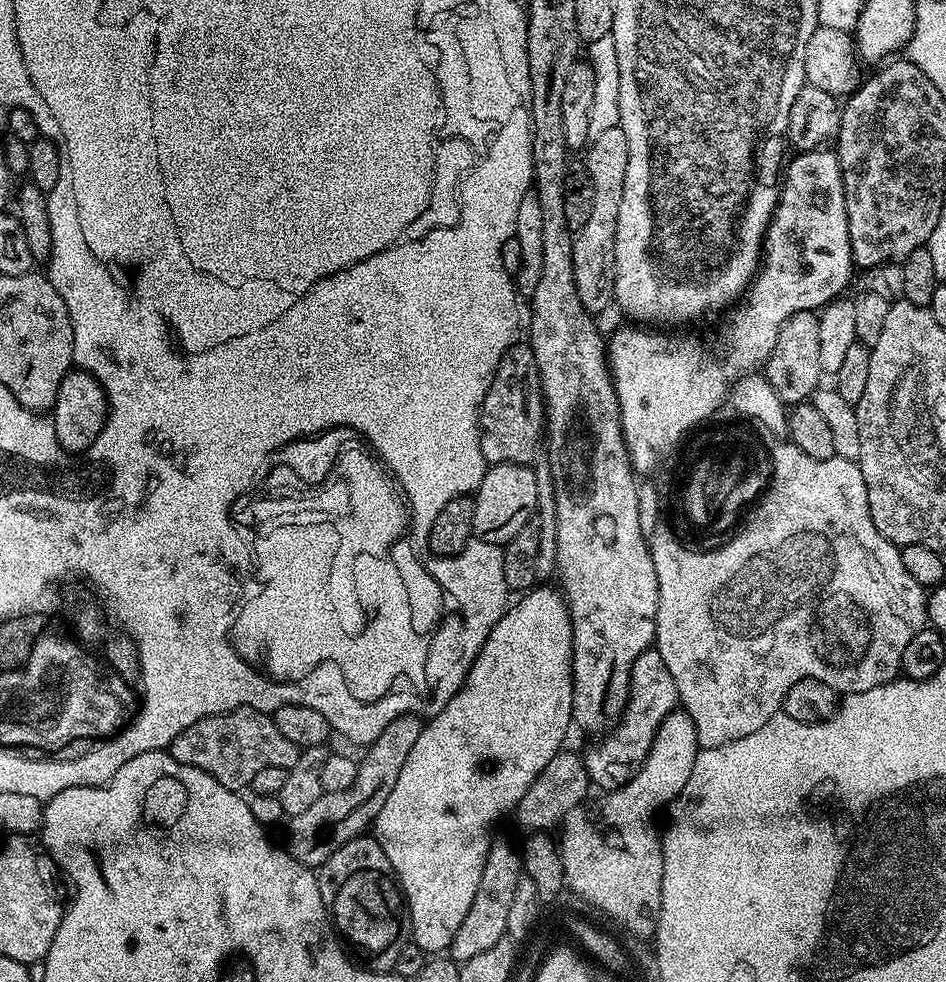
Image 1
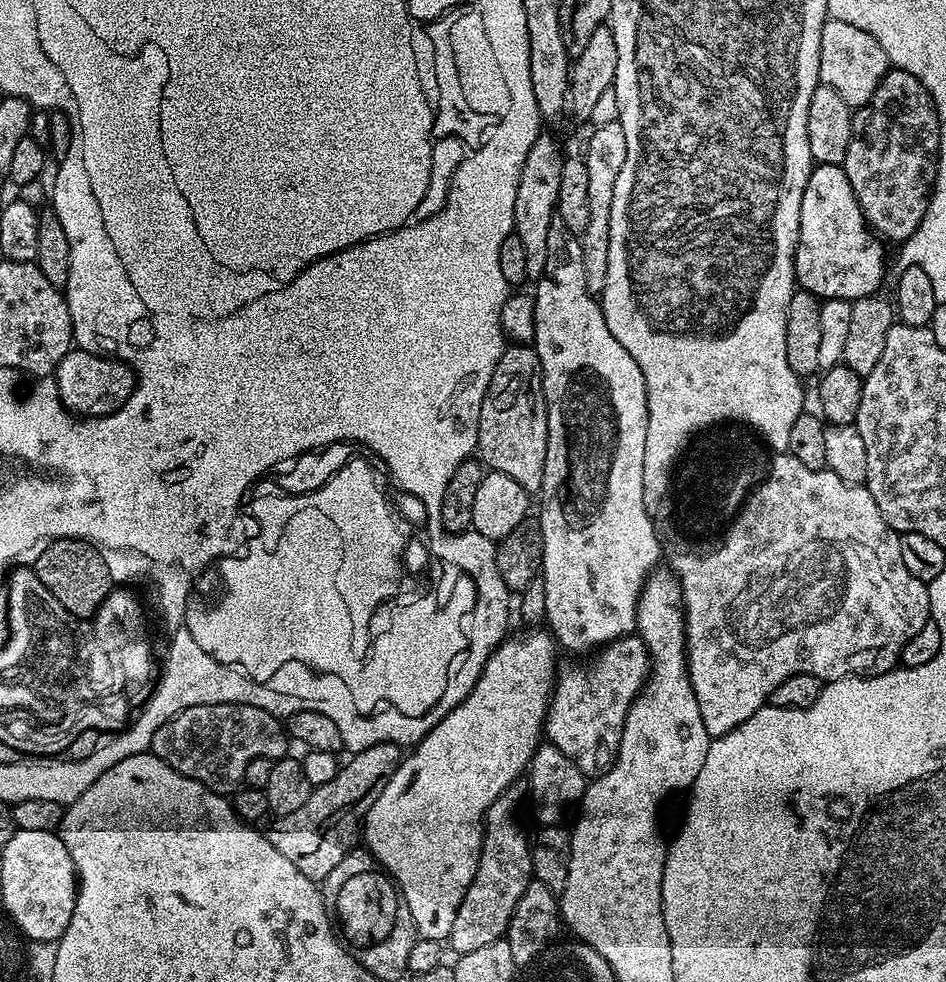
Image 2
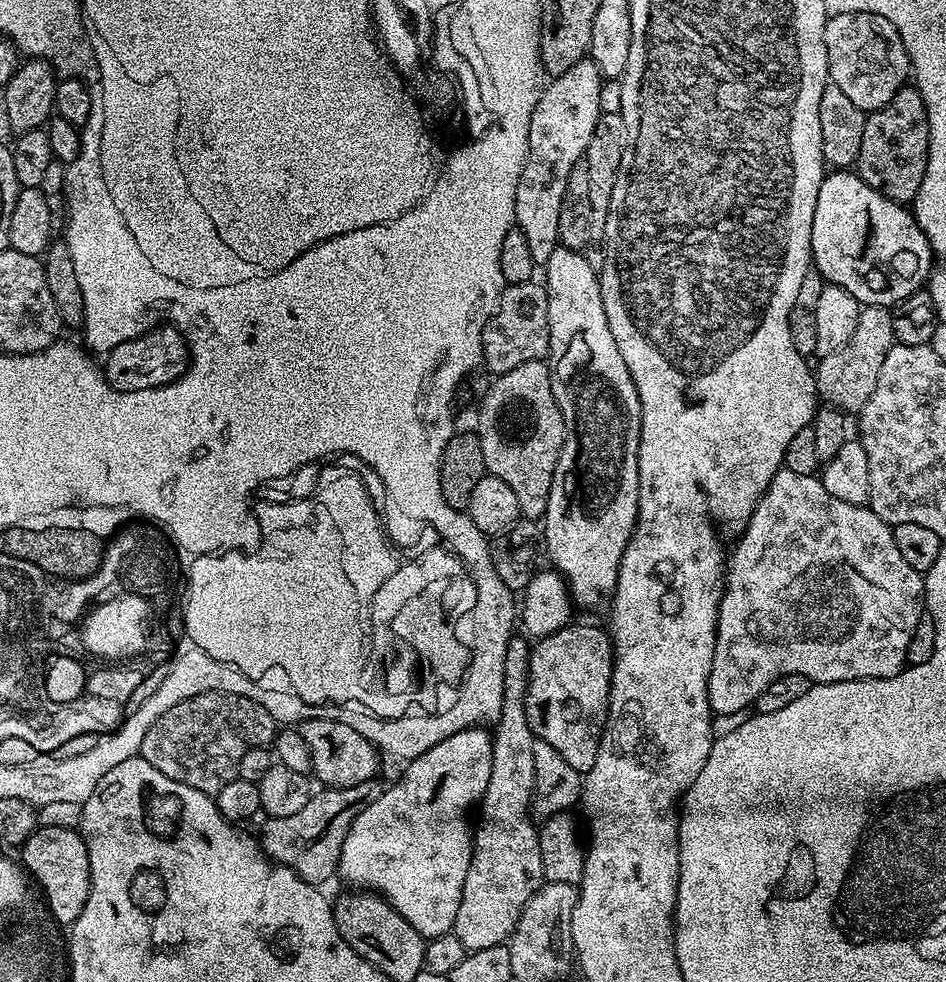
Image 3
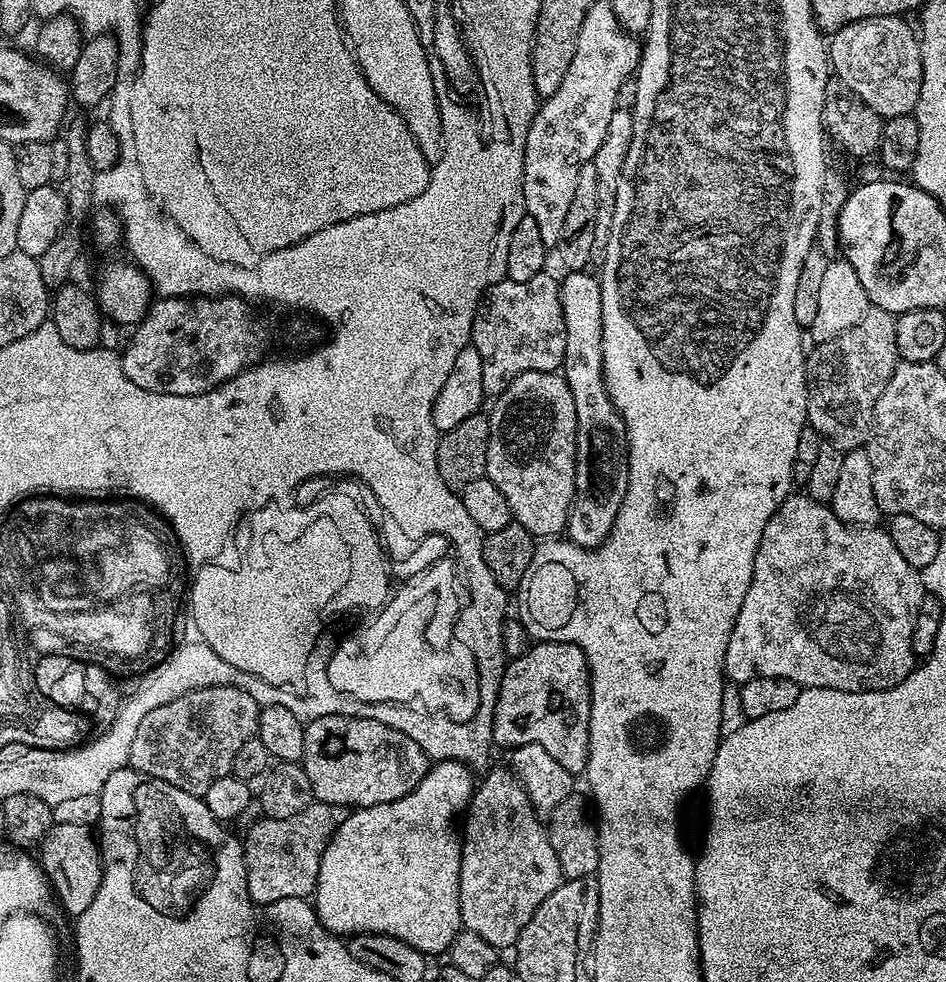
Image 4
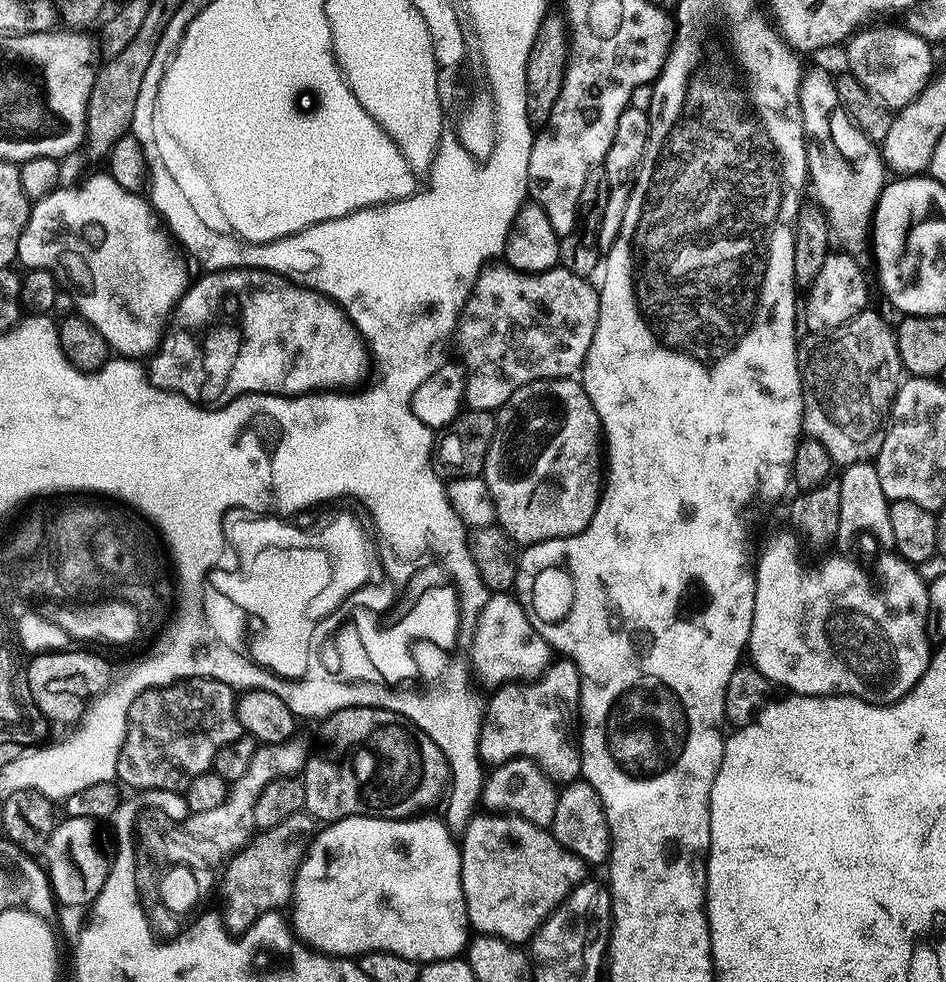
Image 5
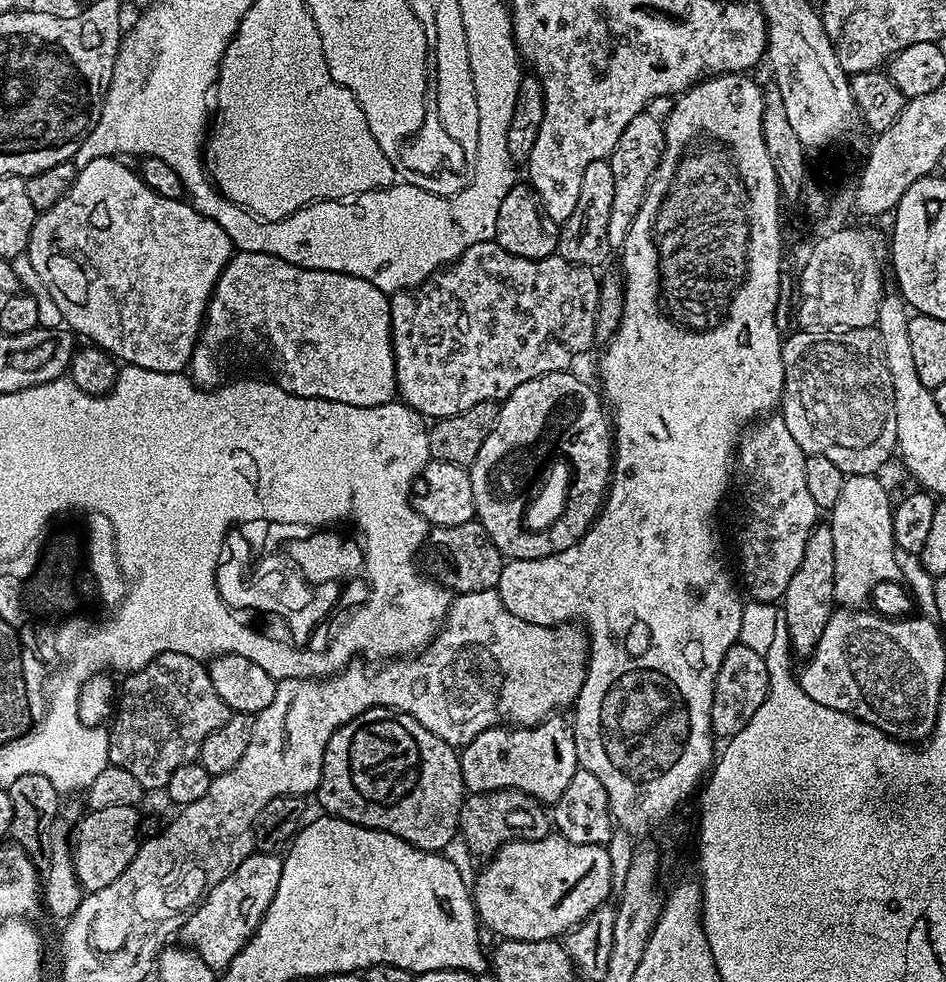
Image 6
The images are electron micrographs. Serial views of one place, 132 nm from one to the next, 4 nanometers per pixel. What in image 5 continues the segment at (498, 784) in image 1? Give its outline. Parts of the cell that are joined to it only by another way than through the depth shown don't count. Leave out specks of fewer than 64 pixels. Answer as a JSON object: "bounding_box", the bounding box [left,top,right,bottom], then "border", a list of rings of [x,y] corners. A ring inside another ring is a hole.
{"bounding_box":[290,816,470,966],"border":[[[347,816],[341,820],[325,823],[312,837],[308,851],[300,862],[300,869],[296,871],[296,881],[292,887],[290,909],[290,927],[297,941],[307,947],[323,952],[326,956],[337,958],[359,958],[367,952],[389,952],[398,954],[402,958],[410,958],[423,966],[435,960],[454,960],[465,951],[470,940],[470,925],[468,911],[462,894],[462,874],[460,873],[460,846],[454,839],[443,819],[420,816],[407,820],[388,820],[384,816]]]}

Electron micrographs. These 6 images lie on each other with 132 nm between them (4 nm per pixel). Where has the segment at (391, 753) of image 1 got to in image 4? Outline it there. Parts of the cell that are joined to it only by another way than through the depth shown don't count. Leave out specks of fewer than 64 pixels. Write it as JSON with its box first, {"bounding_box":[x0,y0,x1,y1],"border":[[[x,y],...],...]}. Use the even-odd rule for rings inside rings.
{"bounding_box":[242,802,349,906],"border":[[[314,802],[290,818],[260,818],[242,836],[248,899],[257,906],[267,906],[282,898],[311,897],[316,891],[322,854],[336,833],[336,827],[348,814],[349,809],[342,806]]]}

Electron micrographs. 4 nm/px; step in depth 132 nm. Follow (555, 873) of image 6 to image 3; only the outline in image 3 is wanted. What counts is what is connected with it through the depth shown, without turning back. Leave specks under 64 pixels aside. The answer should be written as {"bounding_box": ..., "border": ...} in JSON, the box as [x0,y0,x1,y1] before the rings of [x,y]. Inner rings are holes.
{"bounding_box":[452,634,545,952],"border":[[[513,634],[508,639],[506,658],[502,662],[504,679],[502,710],[490,732],[492,737],[490,782],[486,782],[486,794],[478,805],[480,821],[477,824],[475,821],[474,824],[470,870],[466,870],[466,882],[462,886],[462,902],[458,902],[458,918],[454,918],[452,927],[458,942],[462,942],[462,946],[468,952],[486,950],[486,946],[505,943],[518,926],[518,918],[522,918],[522,910],[526,902],[530,902],[530,898],[545,883],[540,853],[540,834],[530,815],[534,790],[534,737],[526,718],[526,690],[530,678],[531,653],[532,644],[523,635]]]}

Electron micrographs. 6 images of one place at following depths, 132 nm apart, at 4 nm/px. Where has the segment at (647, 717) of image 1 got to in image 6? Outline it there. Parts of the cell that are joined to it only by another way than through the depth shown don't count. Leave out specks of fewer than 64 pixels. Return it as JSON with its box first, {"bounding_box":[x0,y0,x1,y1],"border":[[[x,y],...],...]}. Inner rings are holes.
{"bounding_box":[459,714,577,806],"border":[[[553,714],[541,720],[539,724],[527,726],[501,726],[482,730],[468,744],[459,749],[460,765],[464,787],[469,793],[493,792],[513,788],[519,792],[530,794],[545,806],[556,803],[558,798],[570,786],[570,778],[574,778],[577,770],[576,763],[576,729],[573,721],[564,717],[564,714]]]}

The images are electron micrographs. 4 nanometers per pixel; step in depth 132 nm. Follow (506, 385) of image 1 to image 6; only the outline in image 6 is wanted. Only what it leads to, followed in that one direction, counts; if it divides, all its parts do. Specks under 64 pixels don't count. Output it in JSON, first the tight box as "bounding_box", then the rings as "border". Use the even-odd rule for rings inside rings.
{"bounding_box":[468,370,614,560],"border":[[[572,370],[551,372],[530,382],[522,382],[522,386],[518,386],[518,390],[510,393],[500,404],[498,422],[494,430],[490,430],[486,442],[482,442],[482,450],[478,450],[478,458],[474,458],[470,466],[468,477],[474,490],[475,519],[479,520],[491,542],[508,560],[537,560],[548,556],[540,543],[530,542],[525,538],[524,532],[516,528],[516,520],[520,520],[520,508],[524,508],[524,496],[528,496],[528,488],[536,485],[540,468],[544,468],[552,456],[568,456],[572,463],[572,484],[568,488],[568,504],[572,508],[572,516],[584,516],[584,520],[595,521],[600,515],[601,497],[607,493],[612,479],[614,432],[601,393],[597,389],[595,392],[574,373]]]}

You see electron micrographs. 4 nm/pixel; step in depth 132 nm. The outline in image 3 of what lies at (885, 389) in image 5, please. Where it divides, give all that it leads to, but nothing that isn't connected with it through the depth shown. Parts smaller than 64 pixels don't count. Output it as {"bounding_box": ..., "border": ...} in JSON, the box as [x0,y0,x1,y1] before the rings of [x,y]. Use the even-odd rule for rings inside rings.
{"bounding_box":[815,306,894,414],"border":[[[875,306],[861,307],[858,326],[850,334],[850,342],[830,354],[819,357],[815,365],[816,395],[829,408],[835,408],[843,414],[859,414],[866,406],[874,386],[878,386],[878,373],[882,371],[882,362],[894,343],[892,313],[887,308]]]}

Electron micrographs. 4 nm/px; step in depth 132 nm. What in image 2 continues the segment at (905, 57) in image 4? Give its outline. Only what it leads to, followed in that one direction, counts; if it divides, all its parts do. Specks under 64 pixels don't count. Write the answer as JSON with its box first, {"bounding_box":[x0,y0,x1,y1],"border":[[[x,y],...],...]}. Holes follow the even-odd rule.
{"bounding_box":[820,18,889,110],"border":[[[831,18],[825,20],[820,43],[820,82],[836,91],[842,102],[854,110],[870,102],[874,90],[878,90],[878,82],[882,82],[889,70],[886,50],[874,34],[866,34],[866,30],[850,26],[850,22],[838,22]]]}

